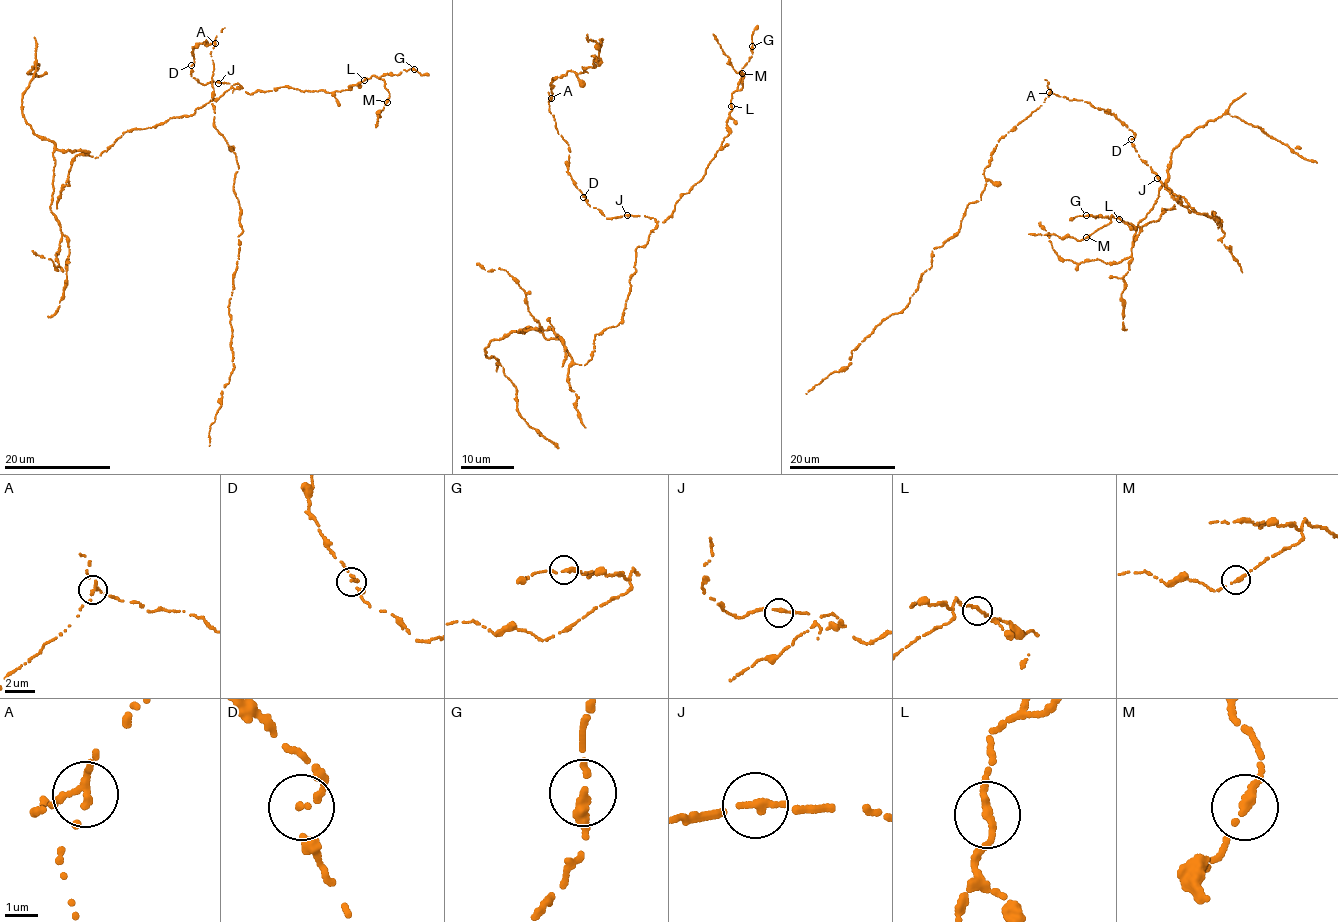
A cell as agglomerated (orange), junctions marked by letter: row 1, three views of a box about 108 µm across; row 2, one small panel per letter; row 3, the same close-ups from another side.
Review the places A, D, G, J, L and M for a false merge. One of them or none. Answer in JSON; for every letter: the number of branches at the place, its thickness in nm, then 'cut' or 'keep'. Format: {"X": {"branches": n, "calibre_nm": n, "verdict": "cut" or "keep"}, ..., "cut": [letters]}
{"A": {"branches": 2, "calibre_nm": 220, "verdict": "cut"}, "D": {"branches": 2, "calibre_nm": 100, "verdict": "keep"}, "G": {"branches": 2, "calibre_nm": 260, "verdict": "keep"}, "J": {"branches": 2, "calibre_nm": 200, "verdict": "keep"}, "L": {"branches": 2, "calibre_nm": 220, "verdict": "keep"}, "M": {"branches": 2, "calibre_nm": 240, "verdict": "keep"}, "cut": ["A"]}

